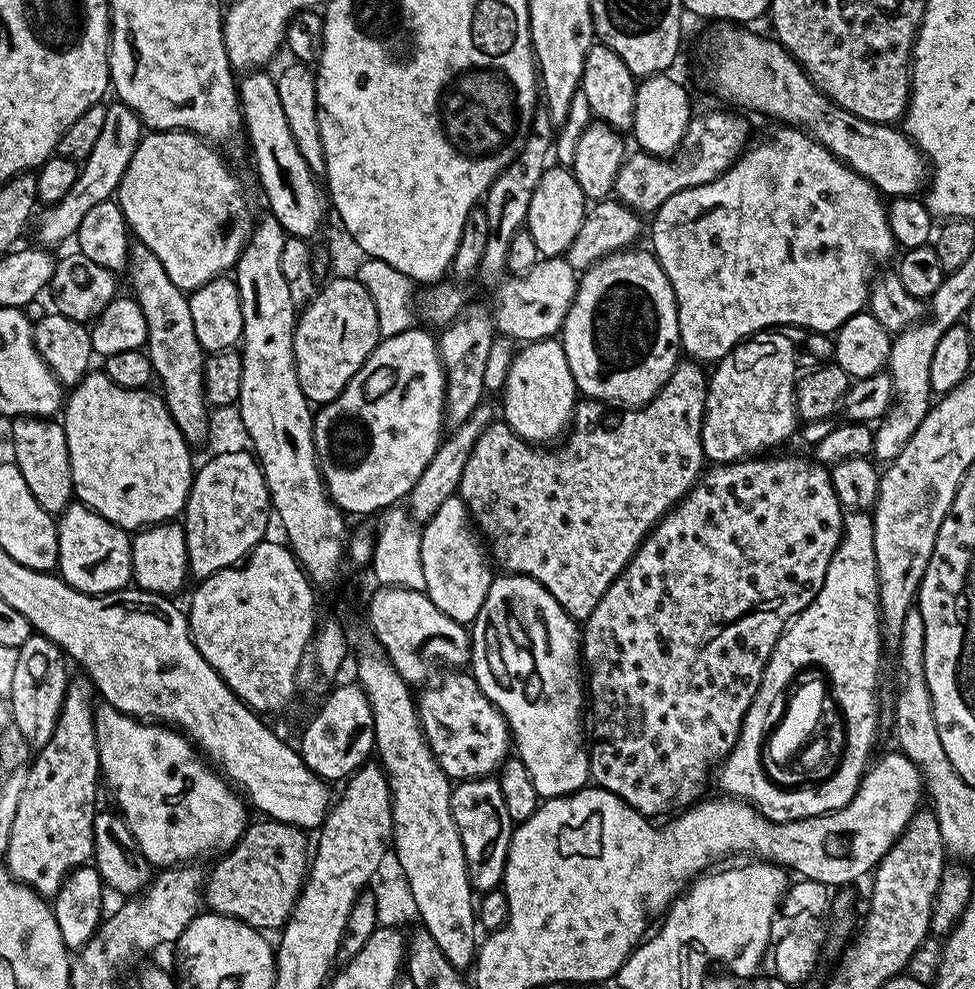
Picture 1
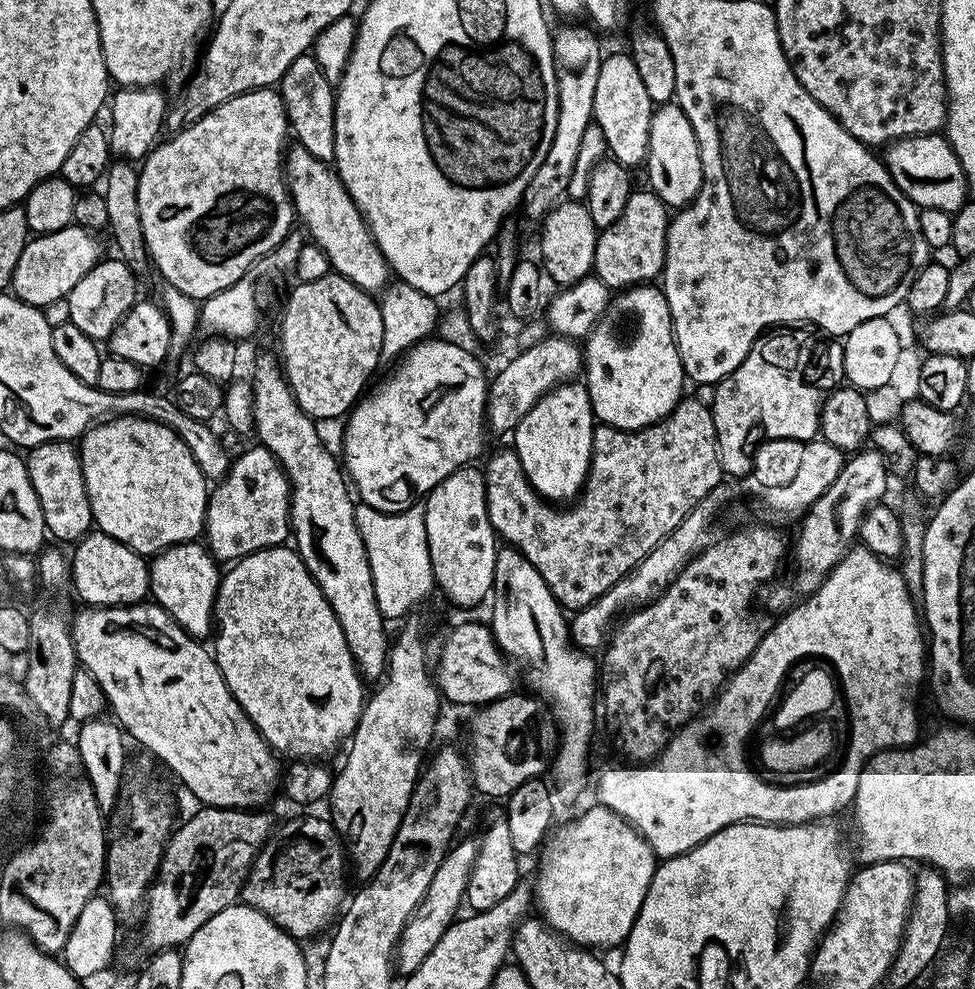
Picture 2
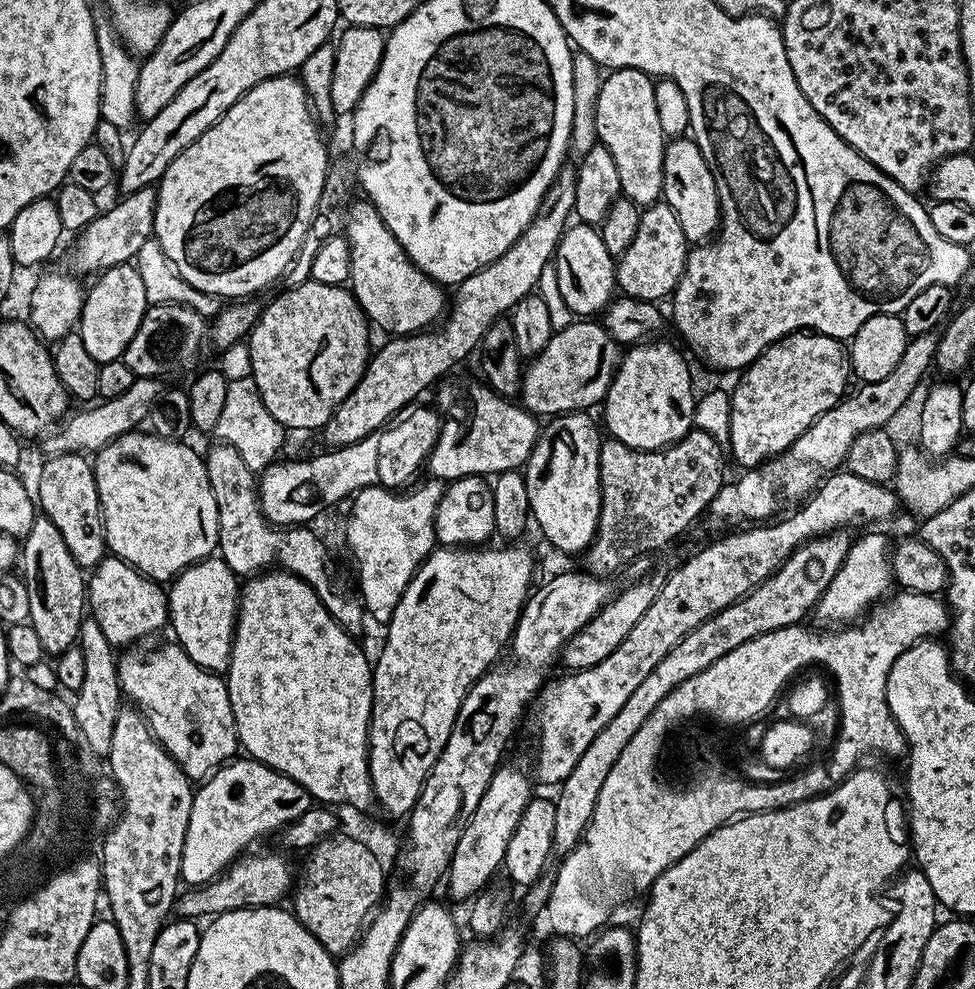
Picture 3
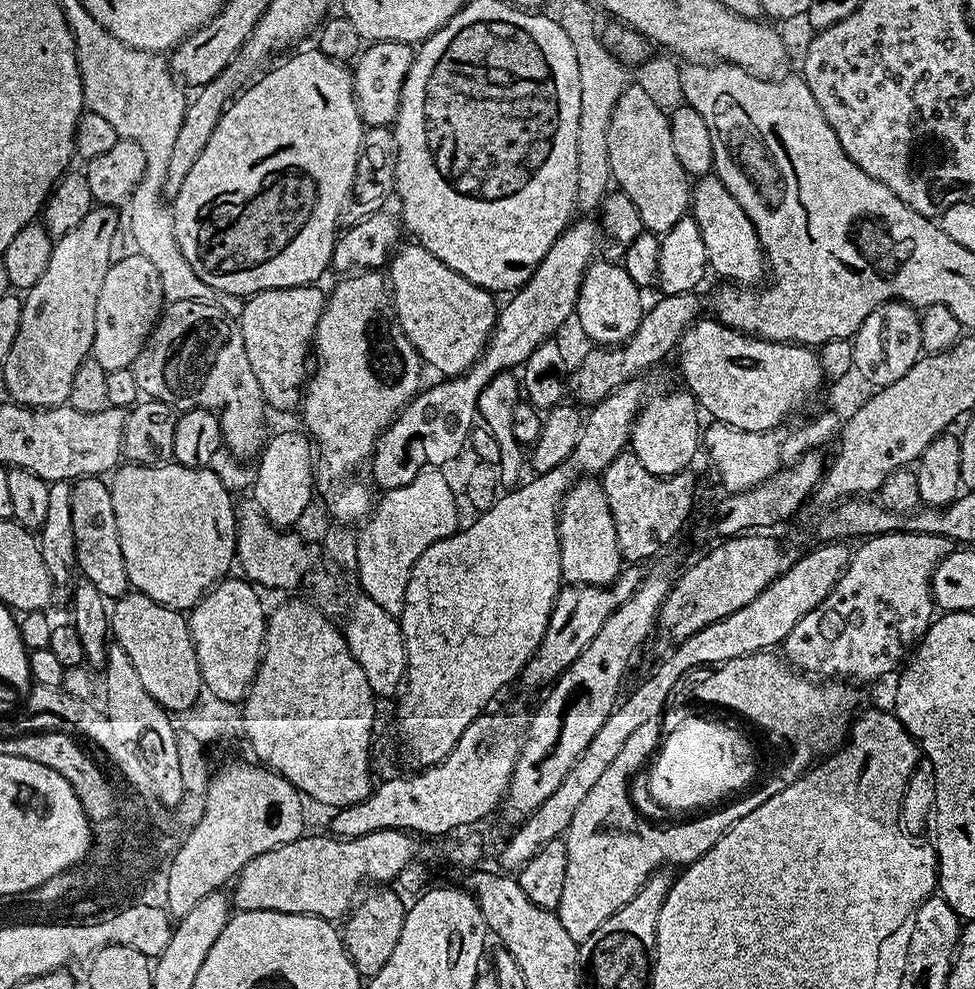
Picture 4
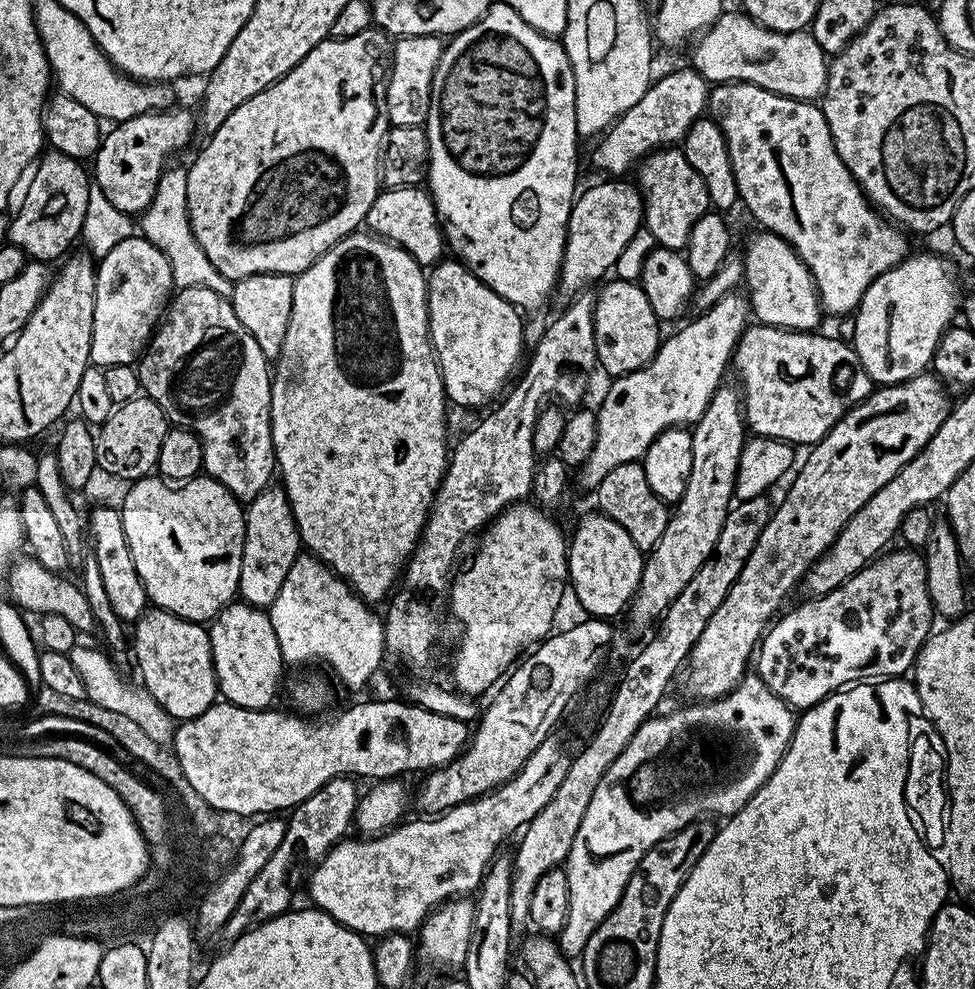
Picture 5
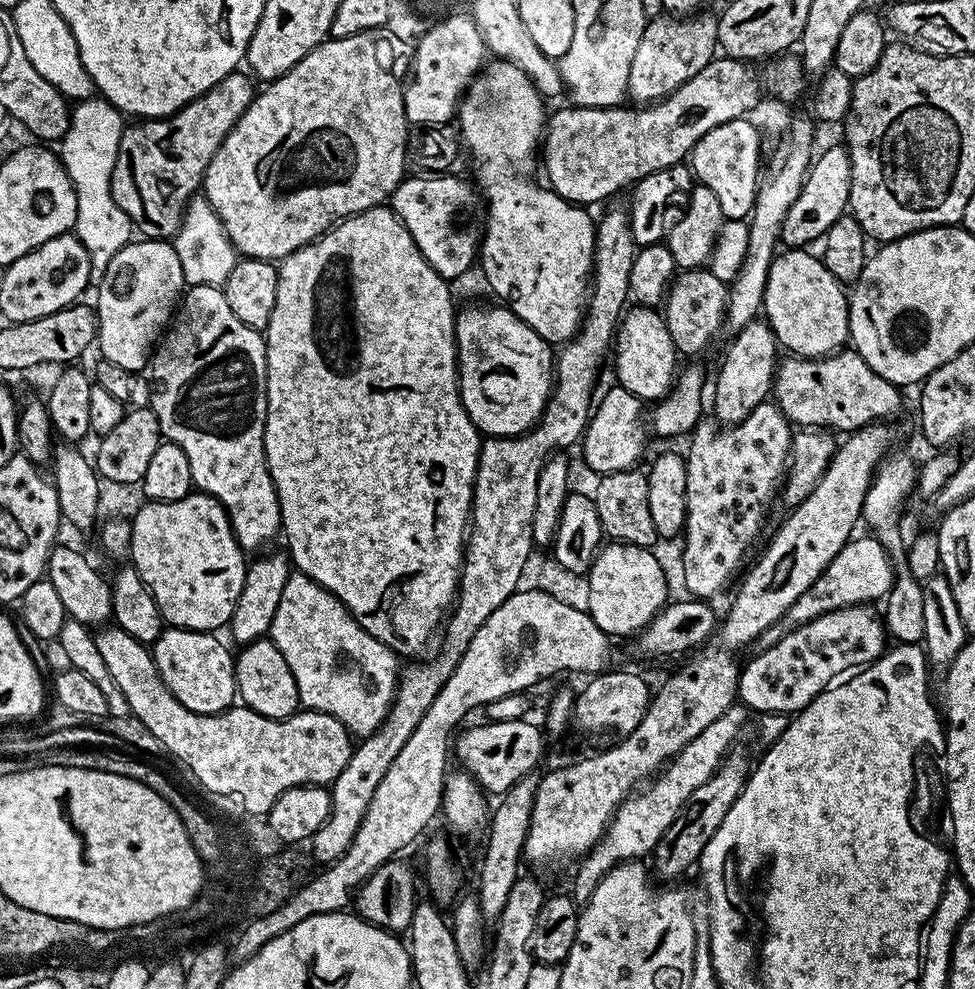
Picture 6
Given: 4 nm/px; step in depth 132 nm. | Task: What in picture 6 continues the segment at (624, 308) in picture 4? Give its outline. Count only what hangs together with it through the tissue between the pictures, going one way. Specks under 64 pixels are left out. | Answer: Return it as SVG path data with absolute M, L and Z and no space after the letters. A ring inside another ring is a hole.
M632 306L625 311L614 333L616 380L642 402L659 402L672 391L678 375L678 353L663 315L656 308Z

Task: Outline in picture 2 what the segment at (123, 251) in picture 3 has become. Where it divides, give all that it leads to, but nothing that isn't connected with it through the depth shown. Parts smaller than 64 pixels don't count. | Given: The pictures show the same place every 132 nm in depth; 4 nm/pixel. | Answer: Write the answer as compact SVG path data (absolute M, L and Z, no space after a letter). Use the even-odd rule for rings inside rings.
M73 222L62 230L29 239L22 255L18 257L18 266L14 266L11 291L22 302L41 310L47 309L47 304L56 304L59 300L61 303L70 294L70 290L78 286L82 274L86 274L102 259L100 244L92 236L95 235L89 229Z

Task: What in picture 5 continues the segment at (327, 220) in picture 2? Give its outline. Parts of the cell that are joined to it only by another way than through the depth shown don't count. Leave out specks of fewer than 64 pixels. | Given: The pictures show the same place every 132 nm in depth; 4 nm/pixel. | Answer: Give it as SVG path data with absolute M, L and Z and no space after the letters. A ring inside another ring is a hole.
M441 259L426 276L432 351L436 353L436 364L444 379L445 397L455 407L457 404L460 408L487 409L521 367L526 352L524 321L515 304L490 290L490 286L481 282L459 259L448 259Z

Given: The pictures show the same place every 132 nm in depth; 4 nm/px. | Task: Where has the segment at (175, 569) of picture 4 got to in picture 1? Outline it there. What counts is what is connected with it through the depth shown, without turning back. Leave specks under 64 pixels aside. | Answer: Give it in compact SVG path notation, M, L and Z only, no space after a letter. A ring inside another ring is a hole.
M92 370L84 377L84 381L81 384L76 385L75 388L67 393L66 403L62 409L62 423L66 434L66 446L70 454L74 496L79 503L87 504L89 508L92 508L102 518L106 518L112 524L117 524L117 526L125 530L143 530L152 527L154 524L172 522L183 513L184 506L188 502L188 495L192 489L194 475L194 463L192 464L193 449L188 441L184 439L182 430L178 430L170 410L164 404L163 395L156 393L155 396L152 390L142 388L123 388L114 382L110 382L110 378L102 370Z

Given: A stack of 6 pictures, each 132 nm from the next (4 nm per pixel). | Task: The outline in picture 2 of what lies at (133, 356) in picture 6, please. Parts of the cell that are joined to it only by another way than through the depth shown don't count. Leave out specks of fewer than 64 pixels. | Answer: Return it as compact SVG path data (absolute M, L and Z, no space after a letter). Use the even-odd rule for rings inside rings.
M119 258L101 259L100 263L95 264L90 271L82 274L78 286L70 290L66 298L67 319L74 326L78 326L78 330L82 330L82 334L86 334L91 340L107 341L118 326L118 322L132 309L132 305L138 299L136 280L138 280L137 273L130 271L123 260Z

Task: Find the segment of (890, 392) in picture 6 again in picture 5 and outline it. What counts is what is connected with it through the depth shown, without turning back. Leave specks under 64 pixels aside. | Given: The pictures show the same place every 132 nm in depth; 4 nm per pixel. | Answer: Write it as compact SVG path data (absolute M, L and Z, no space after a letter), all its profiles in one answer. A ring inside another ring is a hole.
M753 323L745 328L732 353L731 367L736 368L742 389L744 418L757 437L784 440L793 446L817 444L844 415L868 397L874 390L870 374L862 366L855 347L835 335L819 336L819 331L794 332L791 328L775 328L769 324Z

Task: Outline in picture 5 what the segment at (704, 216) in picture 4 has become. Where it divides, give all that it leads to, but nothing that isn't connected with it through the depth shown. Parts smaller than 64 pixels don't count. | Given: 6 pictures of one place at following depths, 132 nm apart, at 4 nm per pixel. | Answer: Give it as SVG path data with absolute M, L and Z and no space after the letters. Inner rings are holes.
M756 230L749 238L748 244L743 245L745 272L743 283L746 289L750 312L761 324L769 324L775 328L791 328L794 332L810 332L819 329L822 309L820 295L816 293L816 284L812 280L810 270L798 258L798 254L781 236L775 236L767 230Z

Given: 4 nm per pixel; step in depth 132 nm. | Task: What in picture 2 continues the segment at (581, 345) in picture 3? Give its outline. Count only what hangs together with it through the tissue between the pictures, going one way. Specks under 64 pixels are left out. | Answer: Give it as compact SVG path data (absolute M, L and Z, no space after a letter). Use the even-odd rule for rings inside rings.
M547 336L536 346L515 353L515 357L491 379L485 421L498 434L515 431L518 422L556 385L573 381L583 371L583 349L568 337Z

